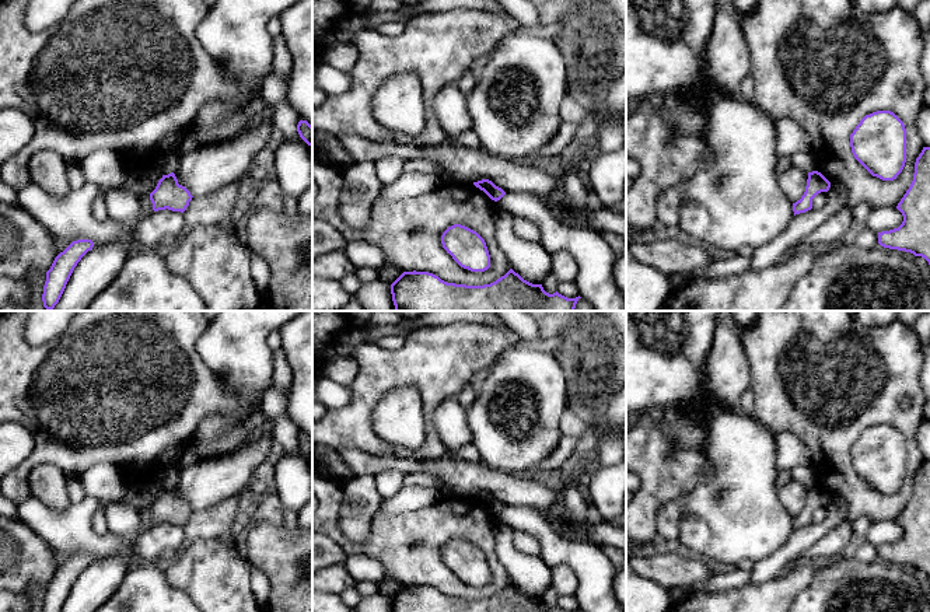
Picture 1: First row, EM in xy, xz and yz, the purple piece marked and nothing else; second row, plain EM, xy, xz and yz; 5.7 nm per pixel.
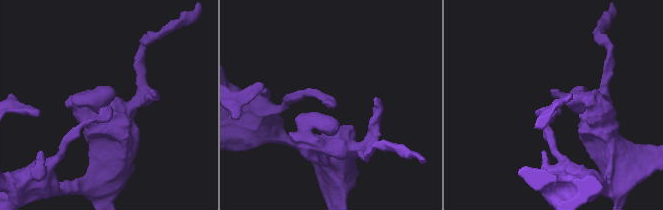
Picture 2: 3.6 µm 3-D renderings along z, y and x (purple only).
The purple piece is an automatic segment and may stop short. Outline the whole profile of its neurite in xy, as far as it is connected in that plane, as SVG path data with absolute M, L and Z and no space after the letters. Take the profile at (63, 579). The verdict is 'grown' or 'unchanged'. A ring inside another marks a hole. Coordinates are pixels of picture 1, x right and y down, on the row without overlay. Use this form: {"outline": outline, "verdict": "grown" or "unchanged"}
{"outline": "M77 553L55 571L46 585L42 612L62 611L74 581L92 560L94 556L91 553Z", "verdict": "unchanged"}

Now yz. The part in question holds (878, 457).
{"outline": "M891 424L866 429L850 448L854 472L882 494L894 494L906 476L906 443Z", "verdict": "unchanged"}

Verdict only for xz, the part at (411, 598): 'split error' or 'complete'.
complete

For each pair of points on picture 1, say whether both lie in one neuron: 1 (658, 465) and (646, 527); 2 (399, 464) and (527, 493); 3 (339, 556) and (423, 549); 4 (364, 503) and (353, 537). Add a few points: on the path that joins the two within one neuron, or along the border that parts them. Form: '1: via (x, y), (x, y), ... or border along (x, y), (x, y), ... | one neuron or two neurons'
1: via (658, 481), (658, 486), (646, 502), (646, 511) | one neuron
2: via (432, 467), (457, 478), (495, 482) | one neuron
3: border along (327, 534), (346, 556) | two neurons
4: via (356, 511), (355, 528) | one neuron

